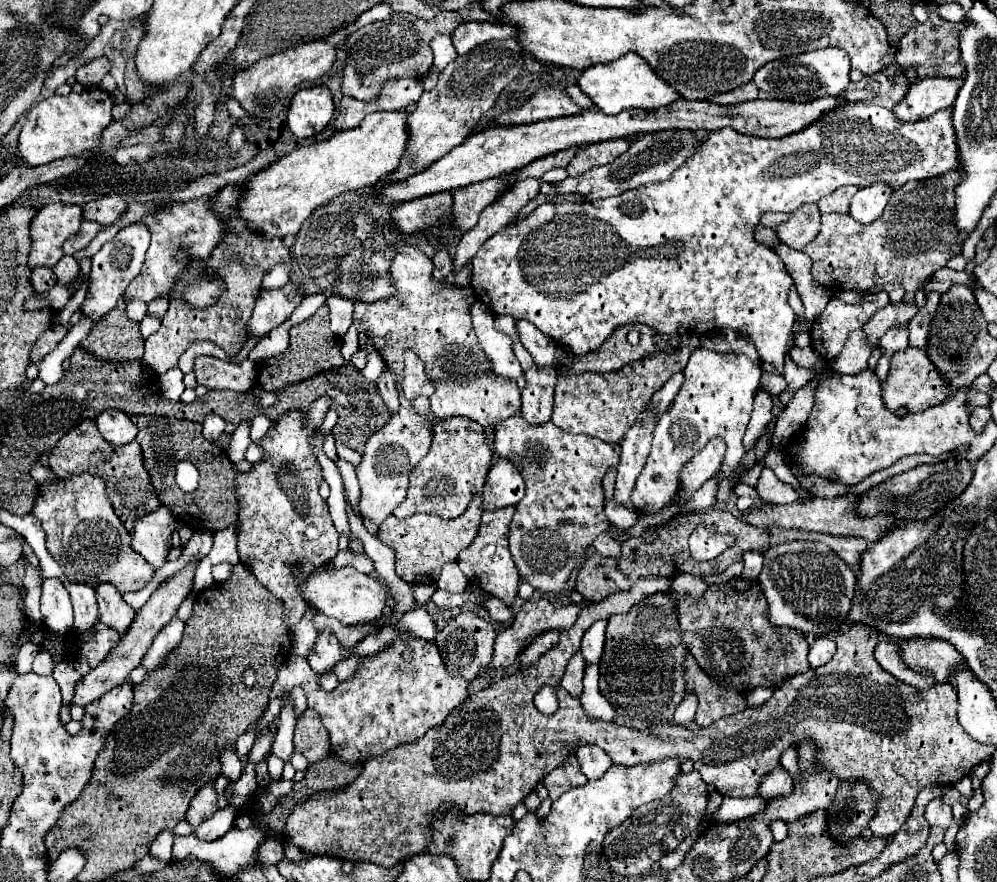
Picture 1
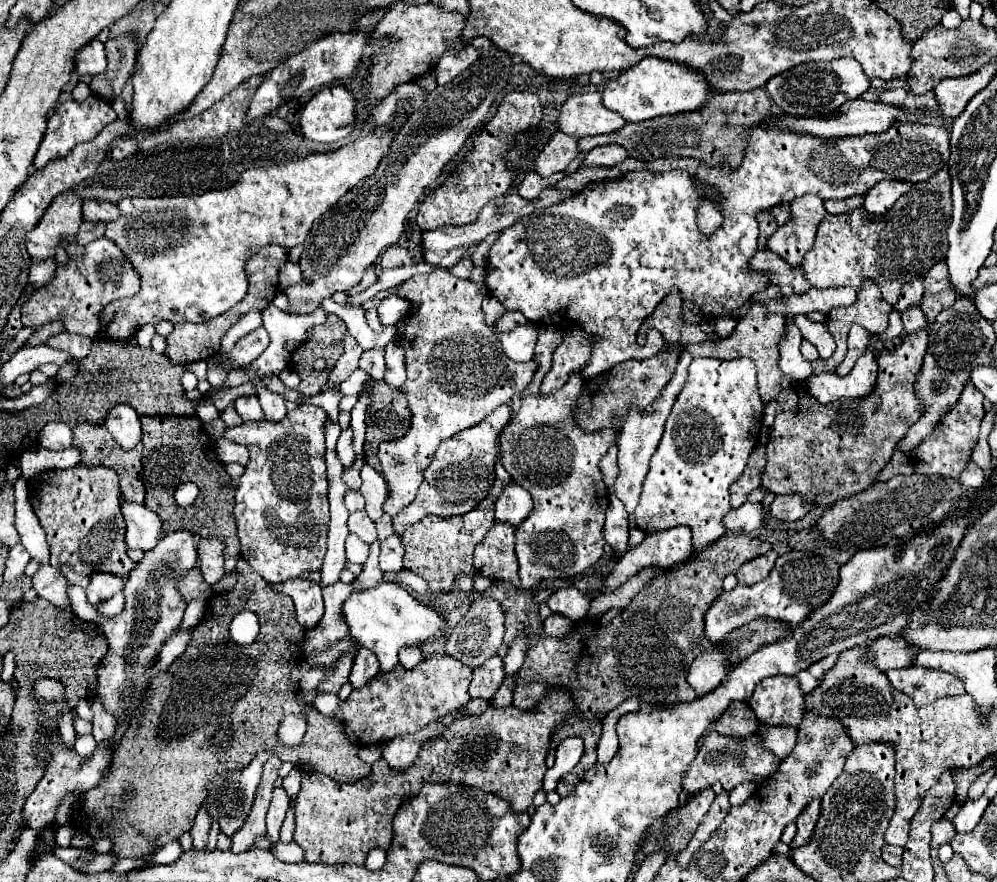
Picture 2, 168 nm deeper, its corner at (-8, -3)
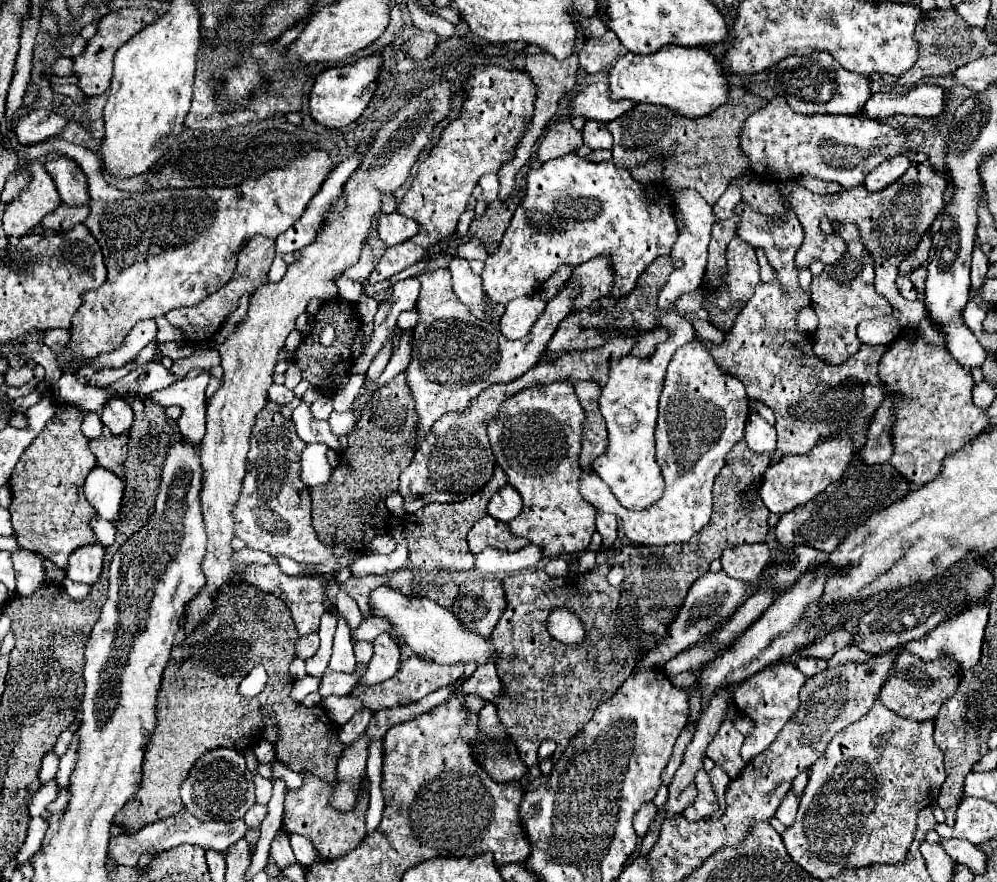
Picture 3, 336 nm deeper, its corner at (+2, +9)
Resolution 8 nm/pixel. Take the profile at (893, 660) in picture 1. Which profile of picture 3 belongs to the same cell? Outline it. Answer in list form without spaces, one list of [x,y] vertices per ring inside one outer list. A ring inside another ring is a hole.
[[[904,651],[898,657],[886,685],[882,687],[880,699],[888,709],[892,709],[898,715],[910,717],[912,721],[926,721],[938,715],[942,703],[958,689],[960,679],[962,679],[962,669],[954,657],[946,655],[926,663],[926,661],[920,661],[920,657]]]

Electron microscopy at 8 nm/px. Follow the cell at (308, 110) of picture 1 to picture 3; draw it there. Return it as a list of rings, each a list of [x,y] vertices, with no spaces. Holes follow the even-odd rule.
[[[368,55],[354,63],[336,65],[336,67],[322,71],[316,77],[316,83],[310,93],[312,119],[324,127],[346,127],[348,123],[356,121],[362,115],[362,111],[368,107],[376,91],[376,79],[378,79],[380,69],[382,69],[382,57]]]

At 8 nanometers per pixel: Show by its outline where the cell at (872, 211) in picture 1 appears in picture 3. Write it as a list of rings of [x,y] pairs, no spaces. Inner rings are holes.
[[[904,155],[890,157],[890,159],[886,159],[884,163],[880,163],[874,171],[868,173],[868,177],[866,177],[866,181],[864,181],[864,187],[866,187],[868,191],[880,191],[880,189],[888,187],[890,183],[898,181],[898,179],[906,173],[908,165],[910,165],[910,159],[904,157]]]

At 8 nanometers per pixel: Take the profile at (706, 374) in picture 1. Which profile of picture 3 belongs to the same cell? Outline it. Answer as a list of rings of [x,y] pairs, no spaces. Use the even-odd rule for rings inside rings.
[[[700,341],[682,345],[666,373],[664,391],[660,397],[660,417],[656,429],[656,457],[666,481],[664,495],[644,513],[622,509],[614,501],[608,485],[592,473],[582,471],[580,495],[590,501],[598,513],[614,513],[620,517],[626,537],[638,545],[668,545],[686,543],[712,517],[712,485],[724,467],[726,453],[734,443],[742,441],[748,419],[748,395],[744,385],[730,375],[724,375],[708,349]]]

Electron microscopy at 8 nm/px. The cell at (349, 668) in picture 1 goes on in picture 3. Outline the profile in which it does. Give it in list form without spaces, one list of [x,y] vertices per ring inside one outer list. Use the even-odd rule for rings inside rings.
[[[356,641],[354,643],[354,655],[358,663],[368,663],[372,657],[372,643],[368,641]]]

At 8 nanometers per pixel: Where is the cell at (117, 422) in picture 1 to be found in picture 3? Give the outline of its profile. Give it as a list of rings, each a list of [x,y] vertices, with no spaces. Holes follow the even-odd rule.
[[[110,399],[104,405],[100,419],[114,435],[128,433],[132,427],[132,407],[126,399]]]

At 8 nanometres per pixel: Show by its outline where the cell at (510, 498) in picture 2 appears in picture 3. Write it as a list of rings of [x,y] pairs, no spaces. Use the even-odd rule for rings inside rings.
[[[510,485],[494,493],[494,497],[488,503],[488,515],[496,517],[502,523],[510,523],[514,517],[518,517],[520,511],[522,511],[522,499],[518,497],[518,491],[514,491]]]

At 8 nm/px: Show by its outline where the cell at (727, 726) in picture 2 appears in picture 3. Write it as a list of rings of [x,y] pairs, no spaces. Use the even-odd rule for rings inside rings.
[[[730,705],[726,721],[722,723],[722,729],[714,737],[714,741],[708,745],[706,755],[734,779],[738,773],[742,773],[746,763],[740,759],[740,747],[742,747],[744,735],[738,733],[732,725],[734,717],[738,717],[738,711],[732,707],[734,705]]]

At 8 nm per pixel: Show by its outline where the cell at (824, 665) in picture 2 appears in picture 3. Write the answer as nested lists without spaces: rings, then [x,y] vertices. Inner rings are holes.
[[[802,659],[802,661],[798,661],[796,667],[798,667],[806,677],[814,677],[814,675],[822,673],[822,671],[828,667],[828,661],[824,661],[824,659]]]

